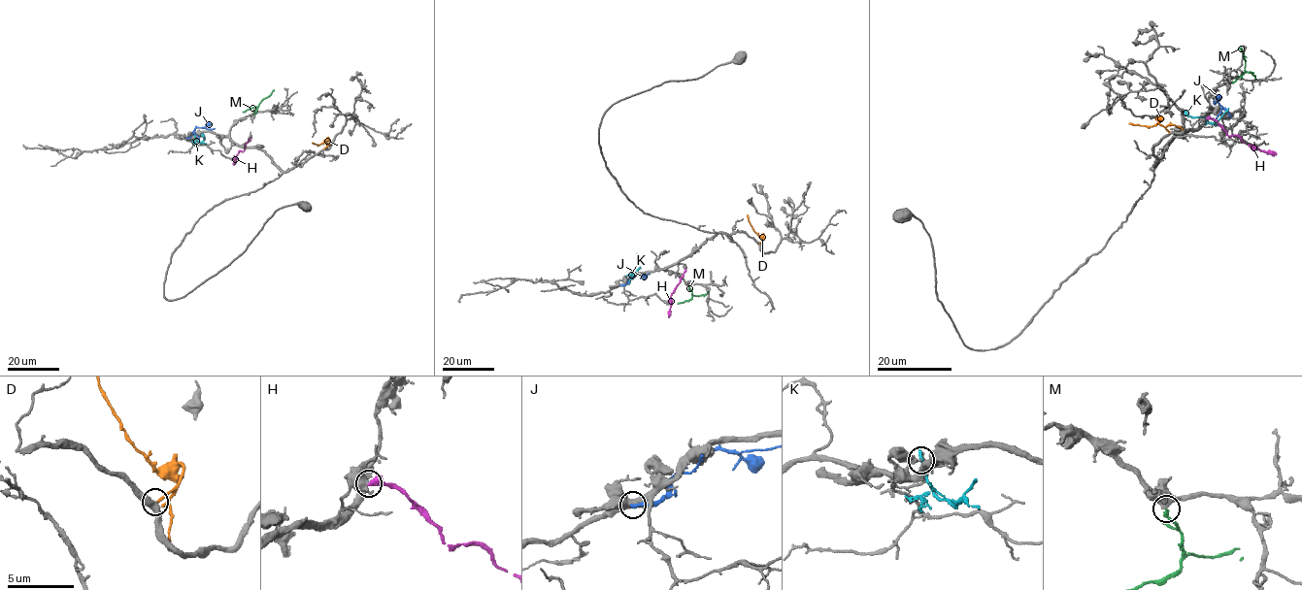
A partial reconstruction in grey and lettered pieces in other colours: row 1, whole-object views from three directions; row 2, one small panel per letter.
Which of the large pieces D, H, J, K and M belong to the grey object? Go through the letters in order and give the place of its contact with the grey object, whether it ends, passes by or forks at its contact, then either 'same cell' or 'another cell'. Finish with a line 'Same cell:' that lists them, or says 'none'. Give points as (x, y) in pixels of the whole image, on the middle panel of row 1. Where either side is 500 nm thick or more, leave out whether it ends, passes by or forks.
D: contact (759, 243); it ends; same cell
H: contact (685, 269); another cell
J: contact (620, 285); another cell
K: contact (629, 281); it ends; another cell
M: contact (689, 286); same cell
Same cell: D, M

